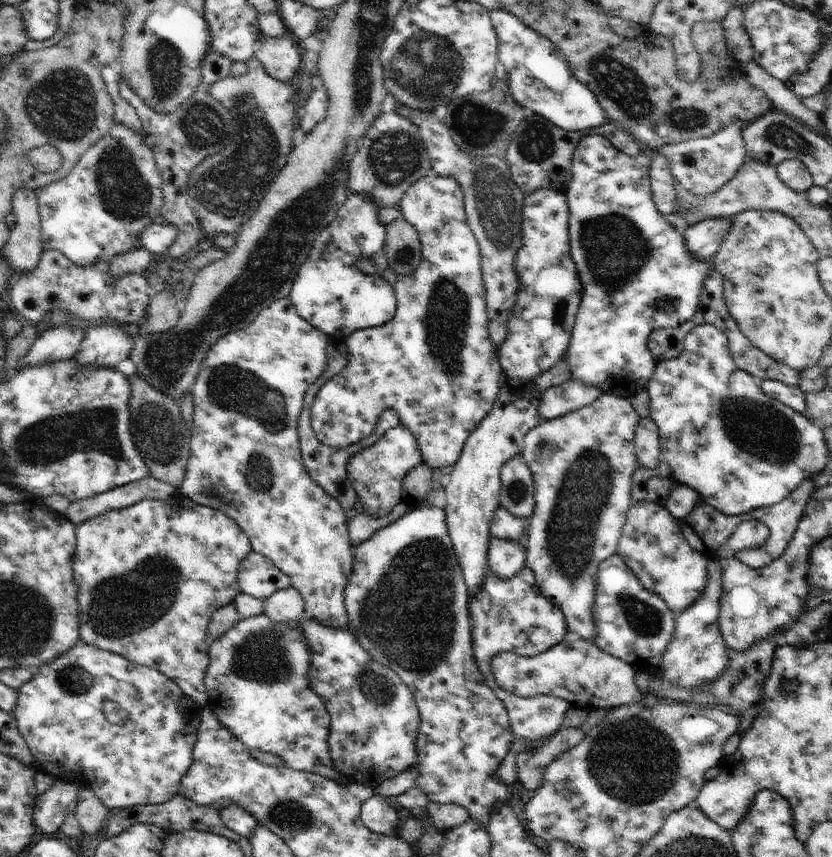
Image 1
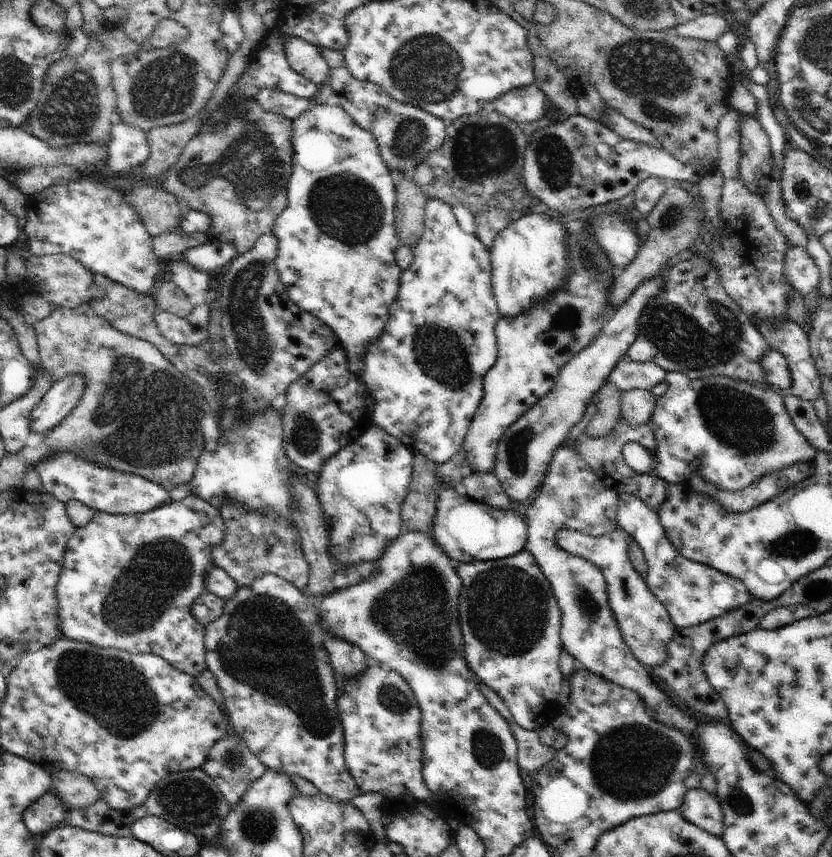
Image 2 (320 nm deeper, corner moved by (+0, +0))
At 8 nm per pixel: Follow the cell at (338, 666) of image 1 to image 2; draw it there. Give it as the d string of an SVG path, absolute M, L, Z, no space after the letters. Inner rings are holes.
M383 665L368 666L360 676L348 680L346 684L340 684L336 708L338 708L338 716L340 716L342 732L344 732L345 766L352 774L354 782L358 784L360 793L378 792L386 799L408 794L417 797L420 801L430 804L438 803L436 796L424 784L422 776L424 748L422 748L422 734L420 734L422 723L420 708L408 682L405 682L400 674Z

